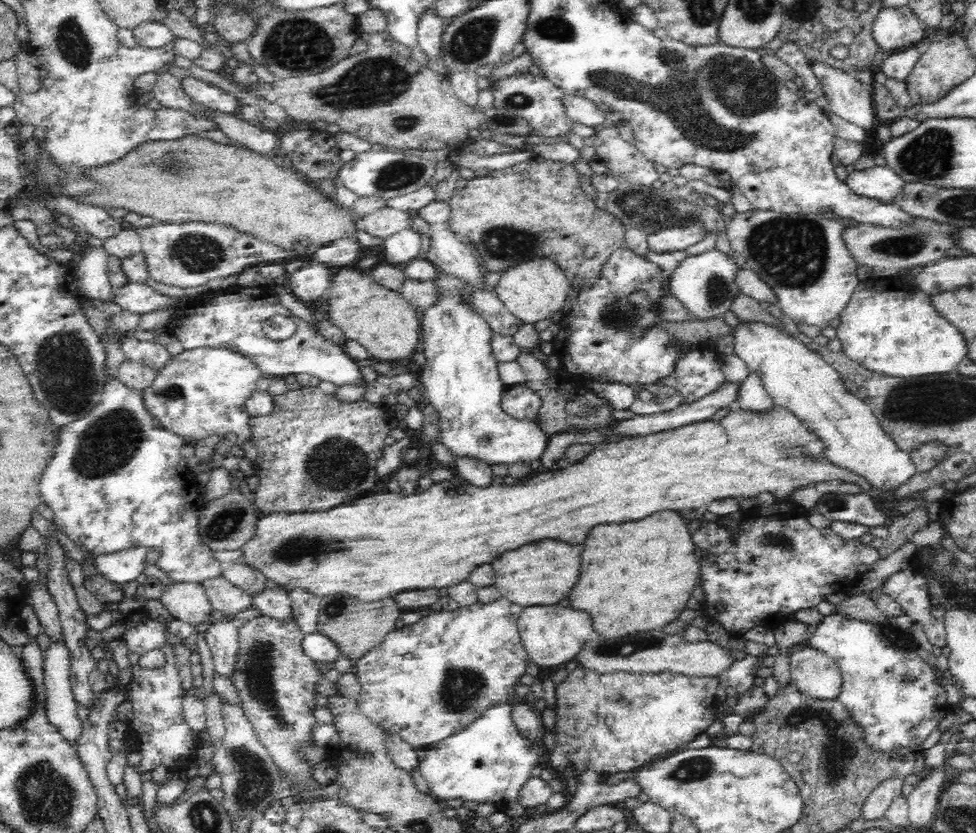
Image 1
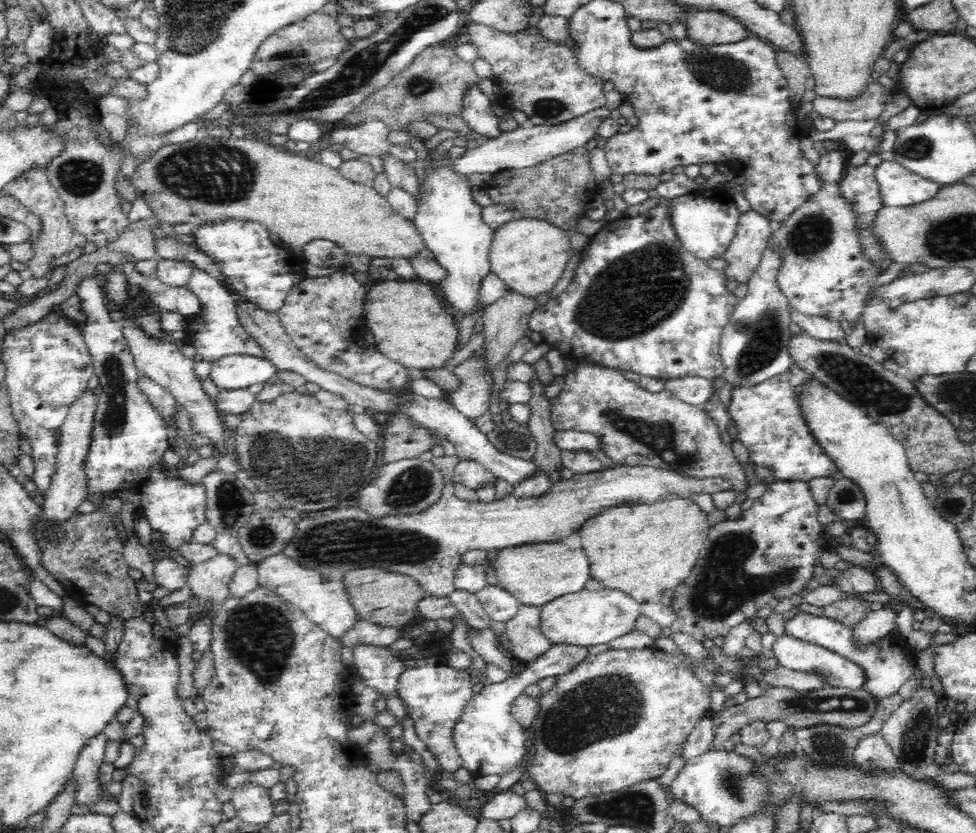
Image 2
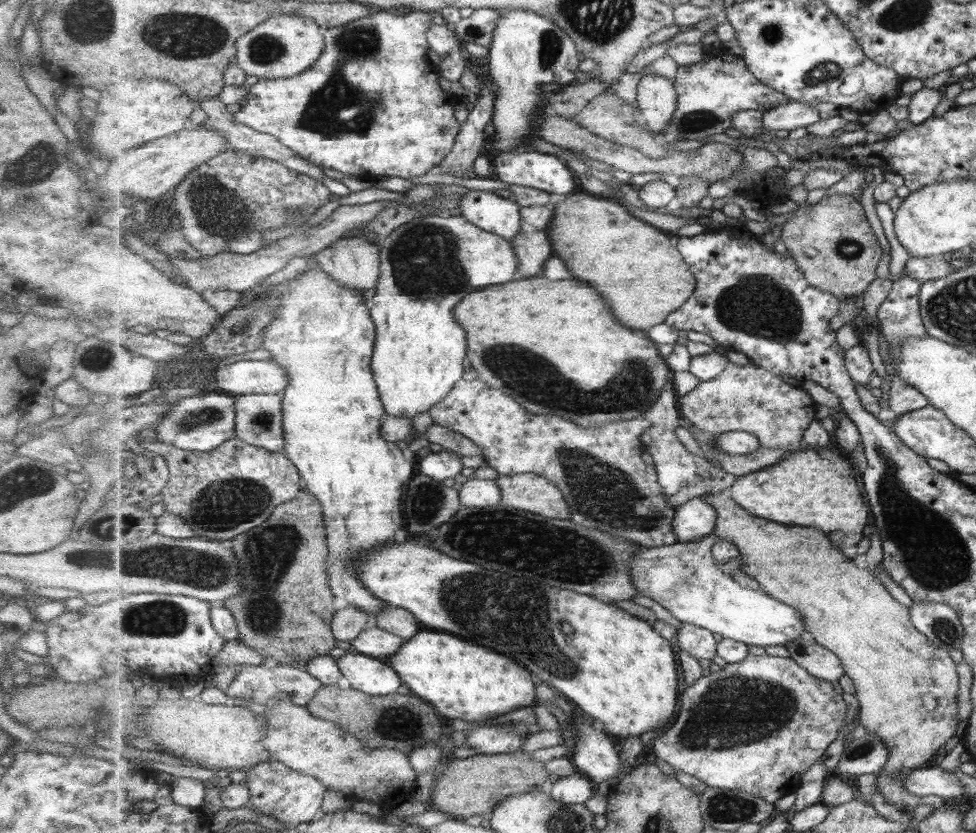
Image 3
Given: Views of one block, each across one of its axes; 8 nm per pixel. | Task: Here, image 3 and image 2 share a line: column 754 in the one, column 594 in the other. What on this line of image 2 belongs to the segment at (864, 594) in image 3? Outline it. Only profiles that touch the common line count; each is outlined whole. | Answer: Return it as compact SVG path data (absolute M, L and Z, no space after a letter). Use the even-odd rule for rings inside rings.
M668 493L651 503L626 501L602 509L588 517L578 532L580 532L580 536L584 536L582 548L584 548L584 552L588 552L588 558L592 564L590 576L600 578L603 587L630 593L636 601L641 603L642 601L658 601L664 590L673 590L692 572L695 562L698 560L699 550L708 539L711 528L708 513L701 510L692 499L688 496Z

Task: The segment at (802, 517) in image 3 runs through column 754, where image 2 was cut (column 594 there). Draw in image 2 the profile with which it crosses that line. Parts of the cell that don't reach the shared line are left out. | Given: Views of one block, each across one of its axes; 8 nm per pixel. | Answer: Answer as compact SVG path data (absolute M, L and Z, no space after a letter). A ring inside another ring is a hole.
M442 456L430 460L436 469L444 476L445 486L442 498L432 504L428 510L412 516L386 516L386 518L372 518L372 515L358 508L338 508L330 510L324 516L318 518L300 518L297 536L288 544L282 552L294 560L300 561L308 567L316 568L322 573L338 569L342 572L356 568L356 566L378 566L378 568L390 569L392 572L406 573L418 580L427 596L448 597L454 589L455 570L461 563L461 554L466 549L505 549L520 544L532 544L532 542L554 542L558 538L566 538L572 532L580 528L588 517L595 515L602 509L619 505L626 501L644 501L651 503L658 497L672 493L674 495L689 496L694 493L722 492L730 490L729 482L721 478L688 478L676 475L672 471L664 471L653 467L620 466L603 472L576 475L574 479L562 480L552 484L550 492L542 498L516 498L512 494L504 499L495 498L492 502L473 502L462 500L454 494L454 466L460 459L456 456Z

